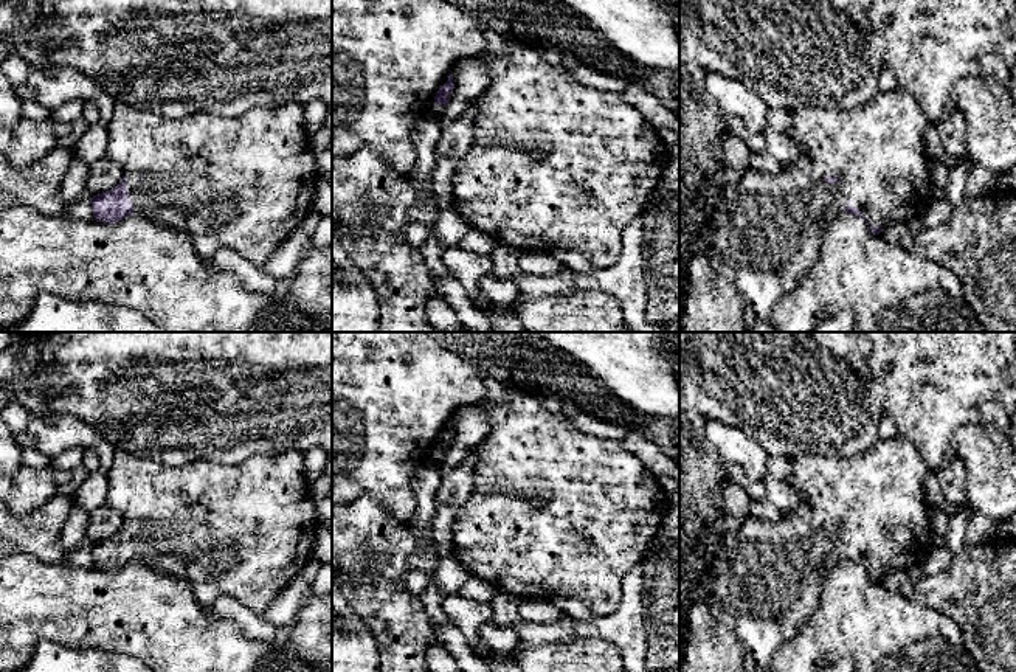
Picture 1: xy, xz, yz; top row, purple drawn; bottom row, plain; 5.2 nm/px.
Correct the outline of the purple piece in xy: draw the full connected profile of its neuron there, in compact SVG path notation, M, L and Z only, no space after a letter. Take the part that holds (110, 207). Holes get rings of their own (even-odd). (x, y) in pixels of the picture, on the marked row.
M115 102L113 118L107 124L107 157L123 171L123 180L107 192L92 197L93 217L98 222L116 223L132 213L186 233L195 253L211 262L222 247L262 265L278 245L313 210L312 197L320 183L316 155L304 130L304 104L285 102L253 107L237 116L191 113L171 120L160 113Z

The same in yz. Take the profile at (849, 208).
M900 85L850 110L803 107L790 112L786 129L803 151L800 158L783 165L779 174L748 169L738 183L723 185L706 230L709 244L706 258L737 287L748 327L769 320L771 309L803 279L819 258L824 233L842 211L862 217L873 234L879 234L884 227L907 223L924 214L934 199L929 178L931 158L924 143L929 124L911 92Z

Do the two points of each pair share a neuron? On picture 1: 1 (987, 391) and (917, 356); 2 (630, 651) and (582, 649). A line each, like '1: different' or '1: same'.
1: same
2: different

